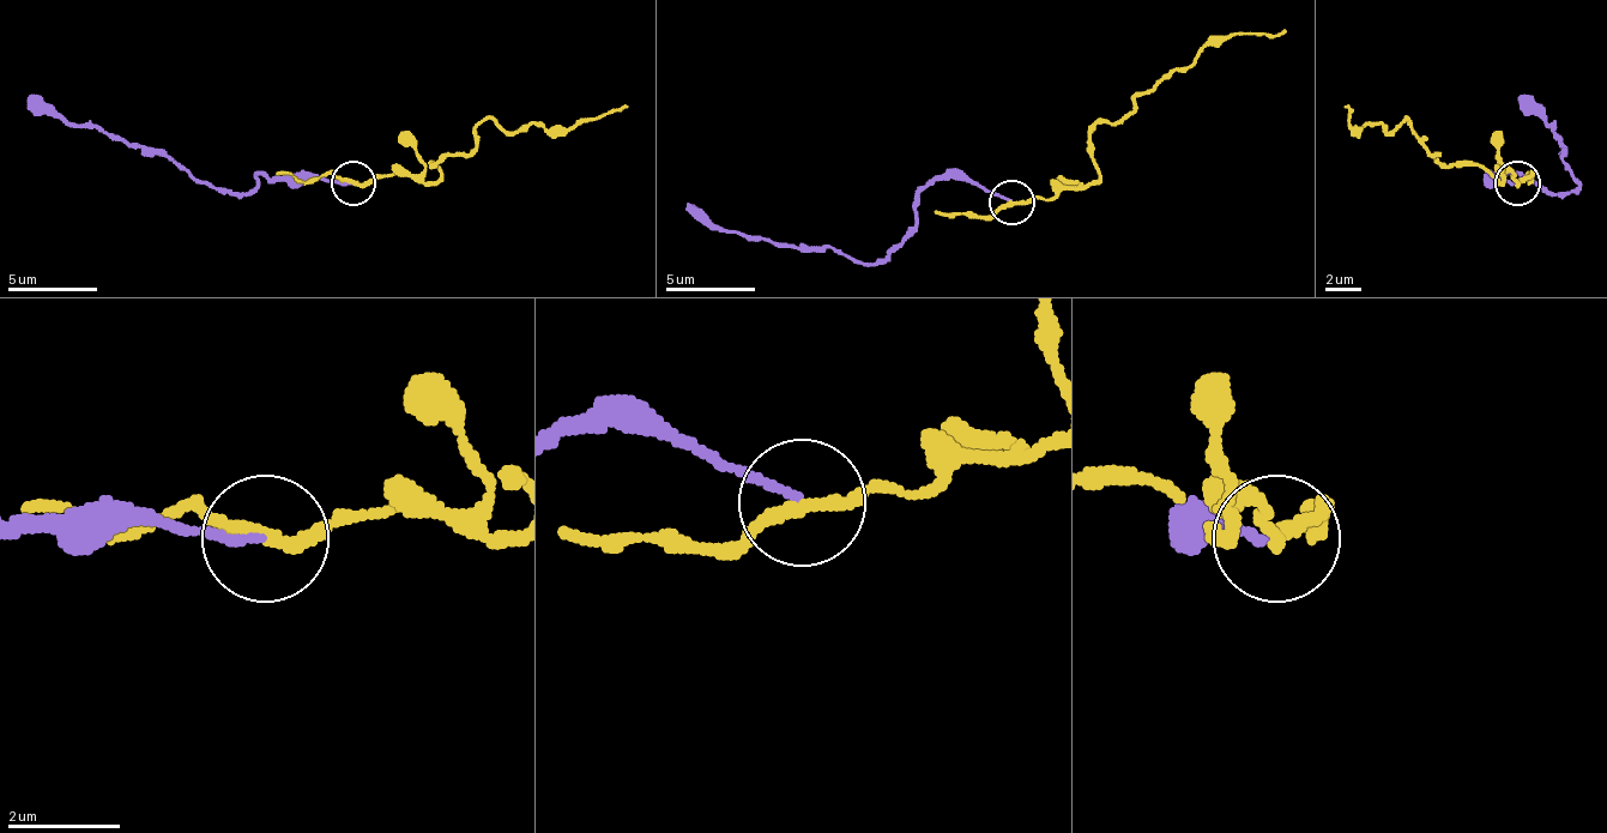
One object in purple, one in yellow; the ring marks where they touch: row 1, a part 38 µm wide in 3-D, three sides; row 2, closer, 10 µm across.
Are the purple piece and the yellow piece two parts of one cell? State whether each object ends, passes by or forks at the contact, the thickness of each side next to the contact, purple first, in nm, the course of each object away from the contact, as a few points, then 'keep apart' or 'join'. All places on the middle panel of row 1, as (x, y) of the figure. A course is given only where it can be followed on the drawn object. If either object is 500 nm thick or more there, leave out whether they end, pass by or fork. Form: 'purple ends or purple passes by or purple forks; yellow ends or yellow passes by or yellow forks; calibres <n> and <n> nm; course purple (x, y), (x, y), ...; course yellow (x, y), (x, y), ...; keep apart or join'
purple ends; yellow passes by; calibres 130 and 240 nm; course purple (1010, 201), (961, 179), (934, 179), (907, 237), (871, 264), (853, 264), (821, 246), (723, 233), (687, 201); course yellow (1010, 201), (1092, 183), (1092, 133), (1105, 120), (1123, 120), (1208, 43), (1285, 30); keep apart

